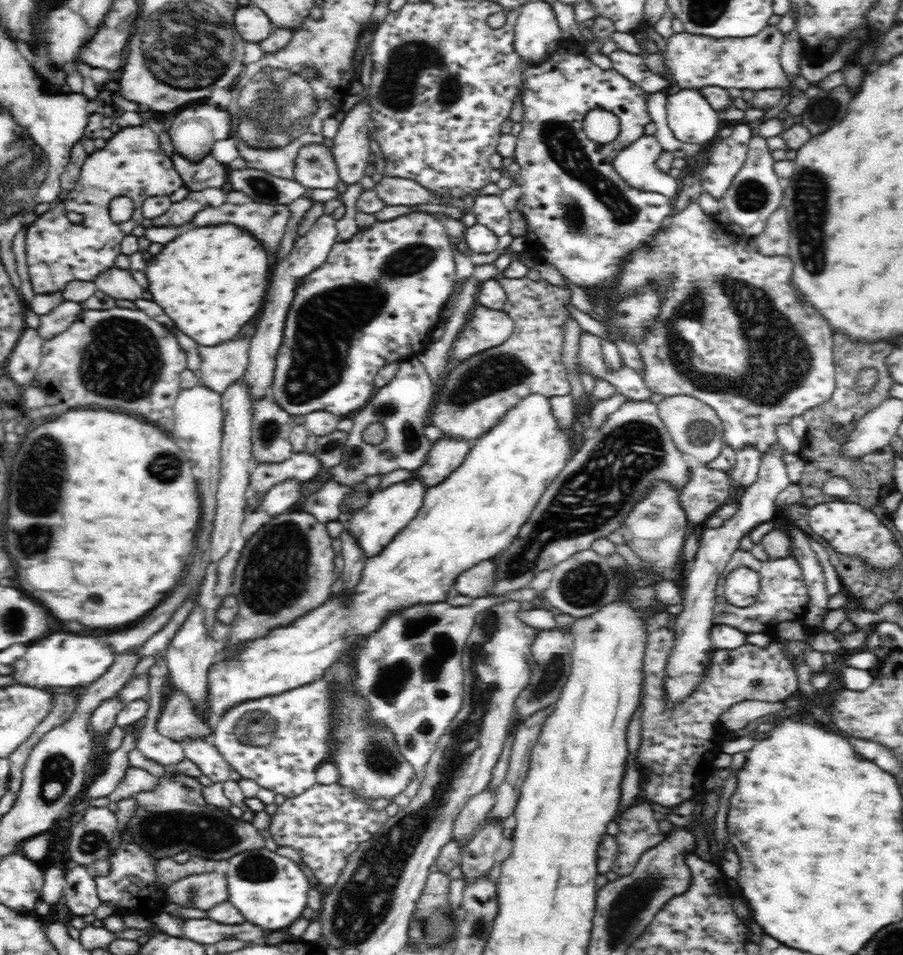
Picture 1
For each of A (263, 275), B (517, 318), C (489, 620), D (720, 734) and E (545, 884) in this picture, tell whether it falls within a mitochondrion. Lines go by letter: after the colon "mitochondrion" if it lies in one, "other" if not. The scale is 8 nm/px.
A: other
B: other
C: mitochondrion
D: other
E: other

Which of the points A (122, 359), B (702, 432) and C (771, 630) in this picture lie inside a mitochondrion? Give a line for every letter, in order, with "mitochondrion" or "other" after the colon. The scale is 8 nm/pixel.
A: mitochondrion
B: mitochondrion
C: other

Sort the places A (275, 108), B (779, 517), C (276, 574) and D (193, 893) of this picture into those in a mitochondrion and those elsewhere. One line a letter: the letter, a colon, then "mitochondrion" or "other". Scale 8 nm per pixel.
A: mitochondrion
B: other
C: mitochondrion
D: mitochondrion

